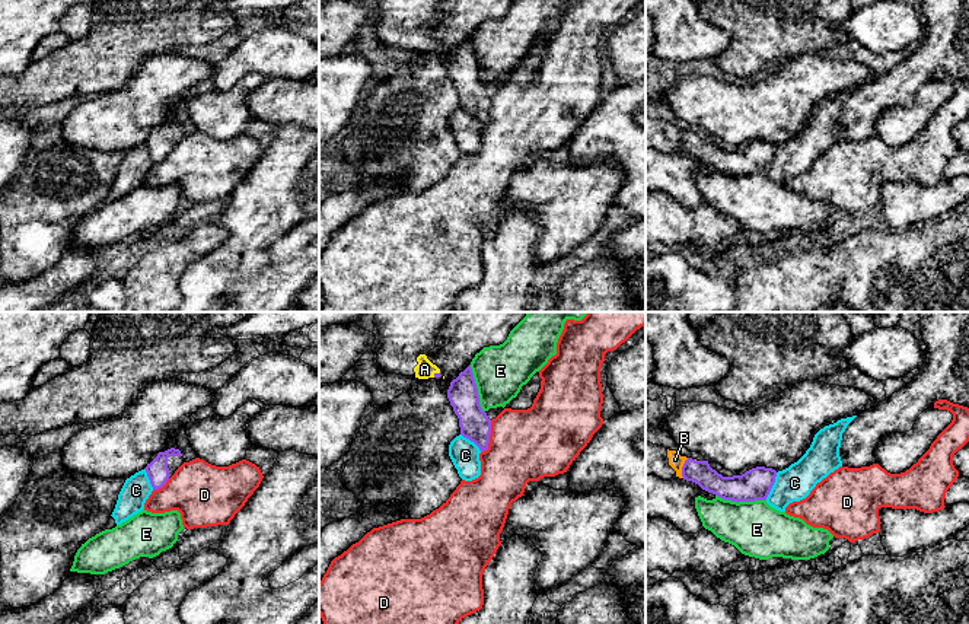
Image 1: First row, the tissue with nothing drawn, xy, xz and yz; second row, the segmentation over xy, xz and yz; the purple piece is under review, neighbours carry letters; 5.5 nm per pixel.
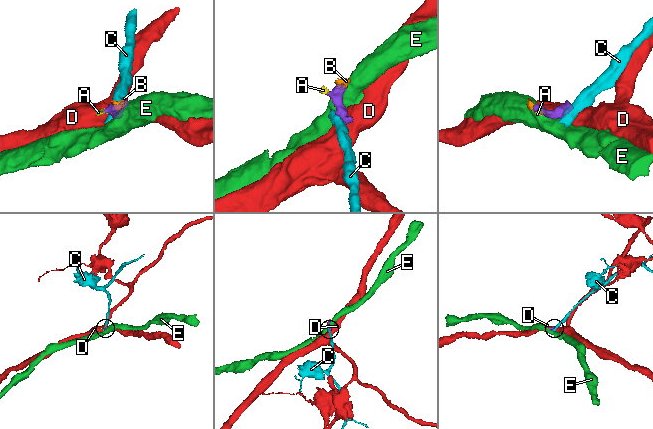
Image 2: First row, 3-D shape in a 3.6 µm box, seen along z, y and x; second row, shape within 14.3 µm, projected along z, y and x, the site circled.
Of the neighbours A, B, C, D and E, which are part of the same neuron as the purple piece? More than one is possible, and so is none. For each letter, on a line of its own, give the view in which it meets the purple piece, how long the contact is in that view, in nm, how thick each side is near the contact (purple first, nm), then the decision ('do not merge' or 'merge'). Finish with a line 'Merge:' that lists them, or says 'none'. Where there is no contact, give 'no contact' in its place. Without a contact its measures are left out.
A: xz | 50 nm | 30/100 nm | merge
B: yz | 120 nm | 130/80 nm | merge
C: yz | 170 nm | 180/190 nm | do not merge
D: xz | 190 nm | 170/400 nm | do not merge
E: yz | 280 nm | 180/300 nm | do not merge
Merge: A, B

